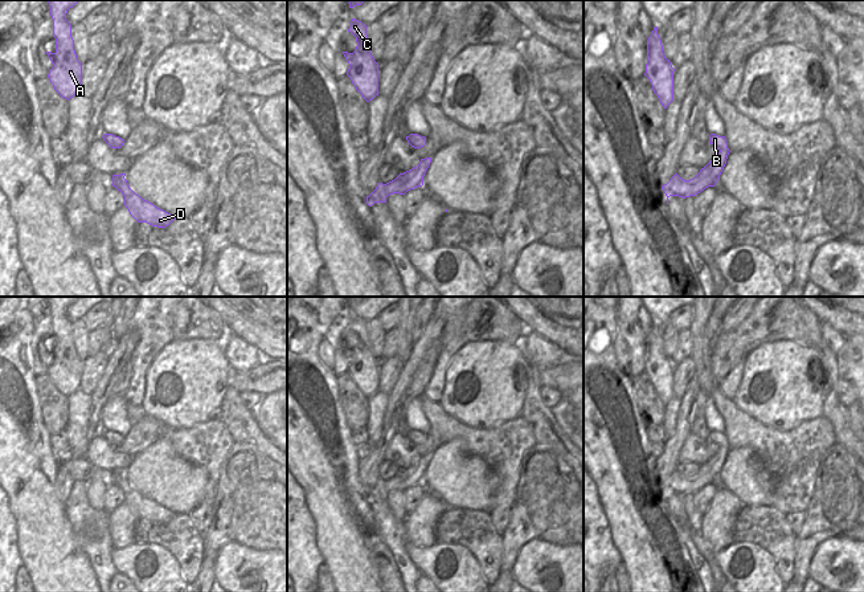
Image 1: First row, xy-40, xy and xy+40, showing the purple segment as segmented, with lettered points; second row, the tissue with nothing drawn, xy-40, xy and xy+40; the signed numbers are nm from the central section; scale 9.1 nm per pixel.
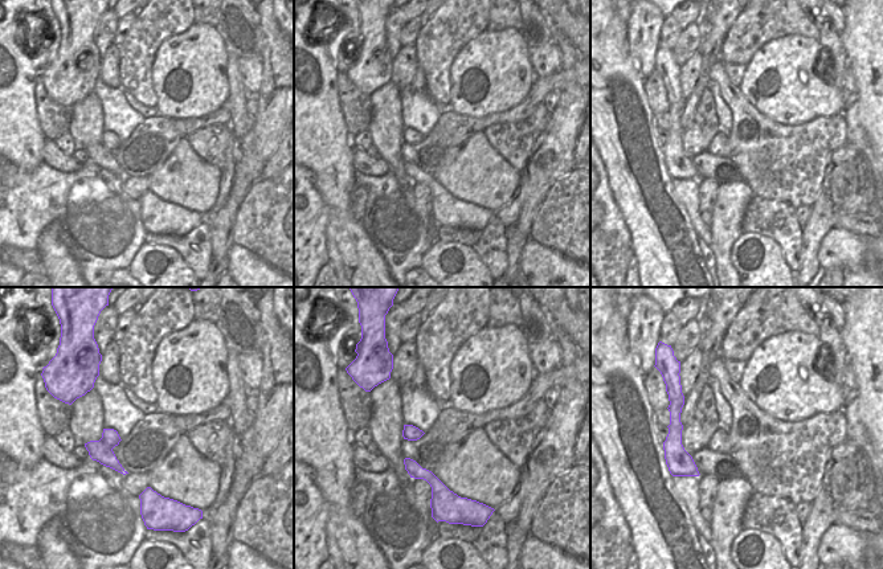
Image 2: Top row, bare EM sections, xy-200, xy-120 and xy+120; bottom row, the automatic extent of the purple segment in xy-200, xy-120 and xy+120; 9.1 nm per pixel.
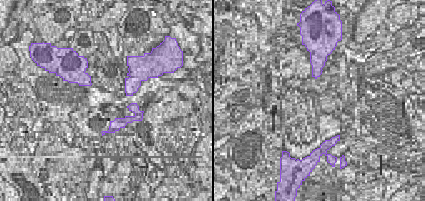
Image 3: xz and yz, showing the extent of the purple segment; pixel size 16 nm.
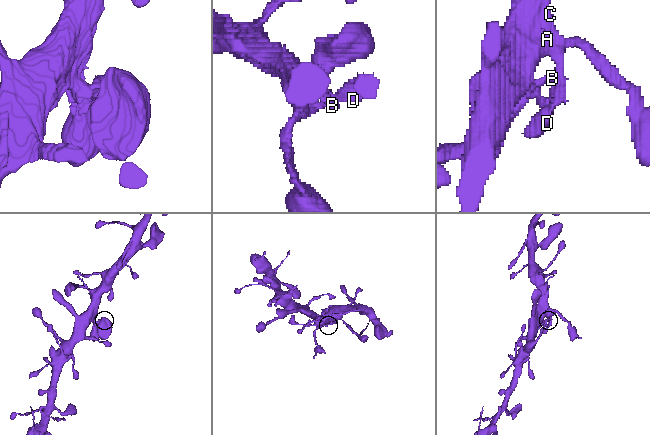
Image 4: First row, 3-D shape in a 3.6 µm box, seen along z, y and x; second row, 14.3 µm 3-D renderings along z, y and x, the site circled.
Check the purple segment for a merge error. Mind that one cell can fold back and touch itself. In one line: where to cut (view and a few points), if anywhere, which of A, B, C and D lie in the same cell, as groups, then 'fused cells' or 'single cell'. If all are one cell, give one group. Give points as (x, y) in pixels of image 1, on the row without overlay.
no cut | A B C D | single cell

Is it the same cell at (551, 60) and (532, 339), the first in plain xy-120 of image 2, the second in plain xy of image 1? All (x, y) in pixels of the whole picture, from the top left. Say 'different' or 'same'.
same

